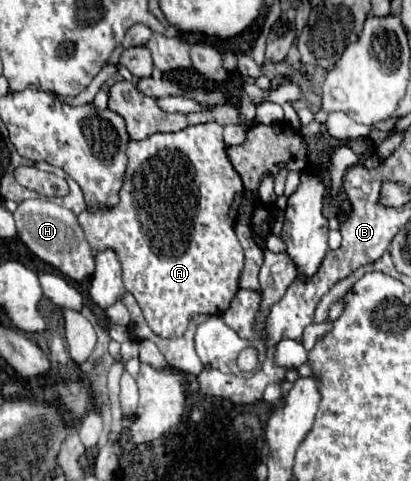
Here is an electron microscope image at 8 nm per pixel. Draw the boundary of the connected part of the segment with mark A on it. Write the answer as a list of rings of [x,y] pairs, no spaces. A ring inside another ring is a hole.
[[[205,122],[187,126],[179,132],[157,132],[139,142],[131,140],[127,156],[127,178],[119,192],[121,204],[109,210],[77,214],[91,246],[91,254],[95,256],[101,250],[113,250],[117,254],[123,268],[125,290],[131,290],[143,316],[149,316],[149,326],[153,330],[165,330],[167,314],[219,316],[229,308],[237,294],[239,274],[243,270],[243,248],[235,236],[243,184],[227,158],[223,126],[217,122]]]

